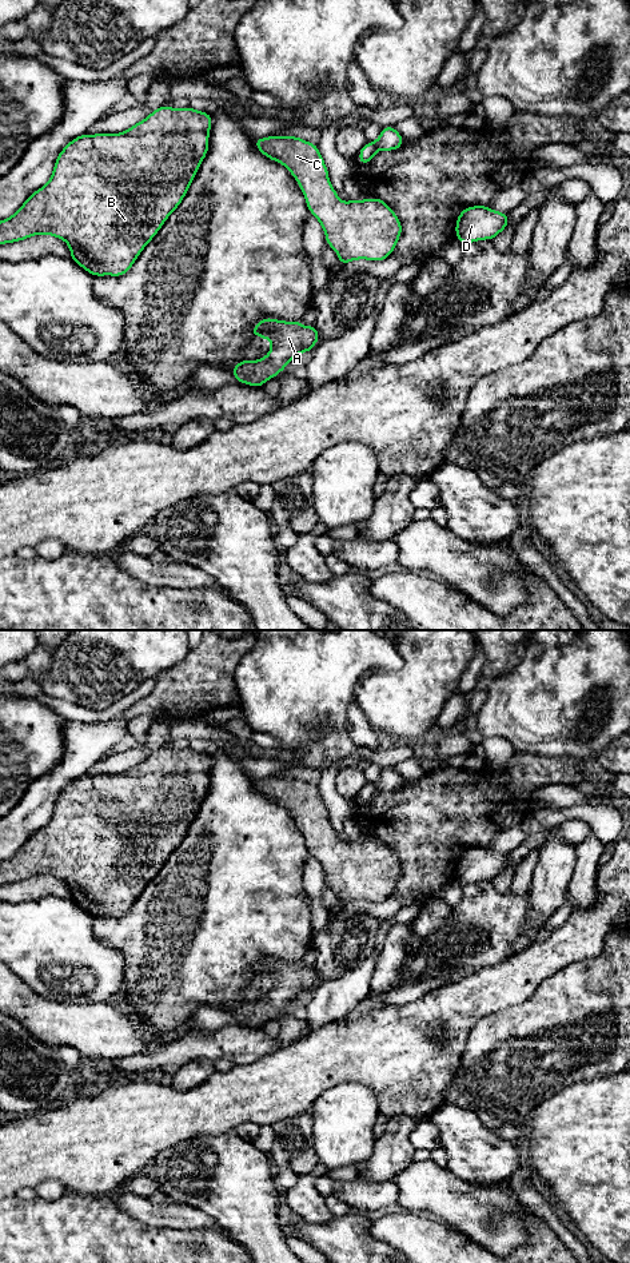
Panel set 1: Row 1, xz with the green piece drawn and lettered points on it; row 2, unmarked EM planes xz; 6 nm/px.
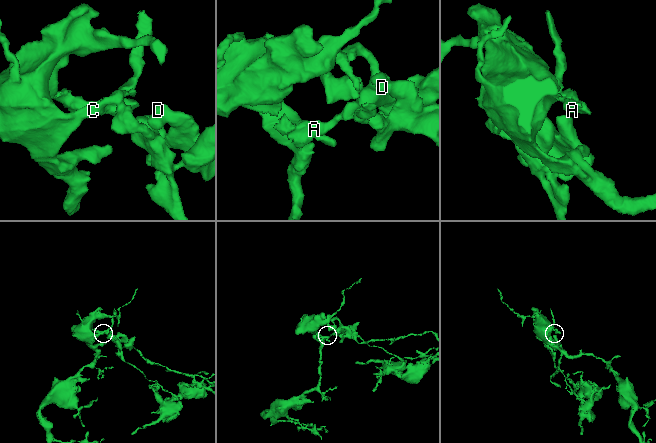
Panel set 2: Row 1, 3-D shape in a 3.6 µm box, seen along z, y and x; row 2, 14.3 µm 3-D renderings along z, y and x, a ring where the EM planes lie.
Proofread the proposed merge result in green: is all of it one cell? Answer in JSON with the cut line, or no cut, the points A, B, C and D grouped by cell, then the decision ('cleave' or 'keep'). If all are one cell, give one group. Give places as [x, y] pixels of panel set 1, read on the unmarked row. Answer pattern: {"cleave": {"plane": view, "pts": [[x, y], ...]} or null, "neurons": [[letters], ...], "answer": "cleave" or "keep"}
{"cleave": null, "neurons": [["A", "B", "C", "D"]], "answer": "keep"}

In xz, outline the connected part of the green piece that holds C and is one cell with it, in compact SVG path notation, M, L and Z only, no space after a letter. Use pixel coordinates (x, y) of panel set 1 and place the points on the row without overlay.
M272 776L255 780L255 788L292 814L342 907L358 900L382 903L392 895L403 872L399 858L379 838L340 842L316 785Z

